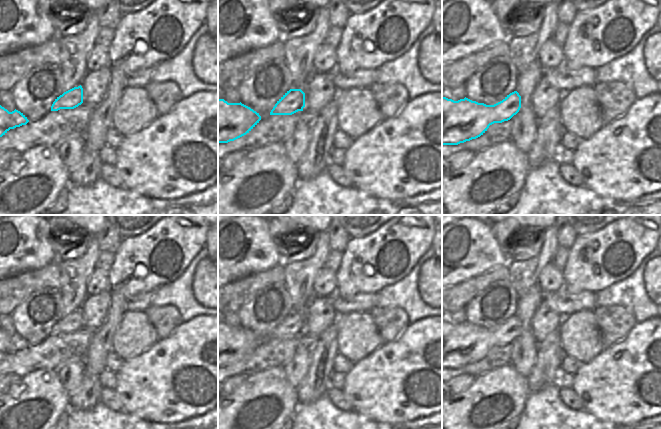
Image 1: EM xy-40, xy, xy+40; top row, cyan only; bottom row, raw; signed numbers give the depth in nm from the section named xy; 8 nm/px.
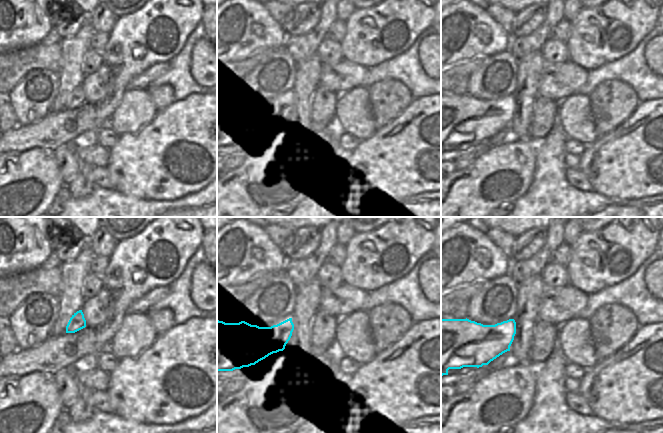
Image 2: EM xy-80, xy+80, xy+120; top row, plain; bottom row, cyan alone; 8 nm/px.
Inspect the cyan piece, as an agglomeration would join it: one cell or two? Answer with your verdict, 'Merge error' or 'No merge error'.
No merge error.

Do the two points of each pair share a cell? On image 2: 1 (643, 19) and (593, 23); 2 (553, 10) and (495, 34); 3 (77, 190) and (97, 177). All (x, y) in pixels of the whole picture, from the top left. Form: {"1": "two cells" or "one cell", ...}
{"1": "one cell", "2": "two cells", "3": "two cells"}

